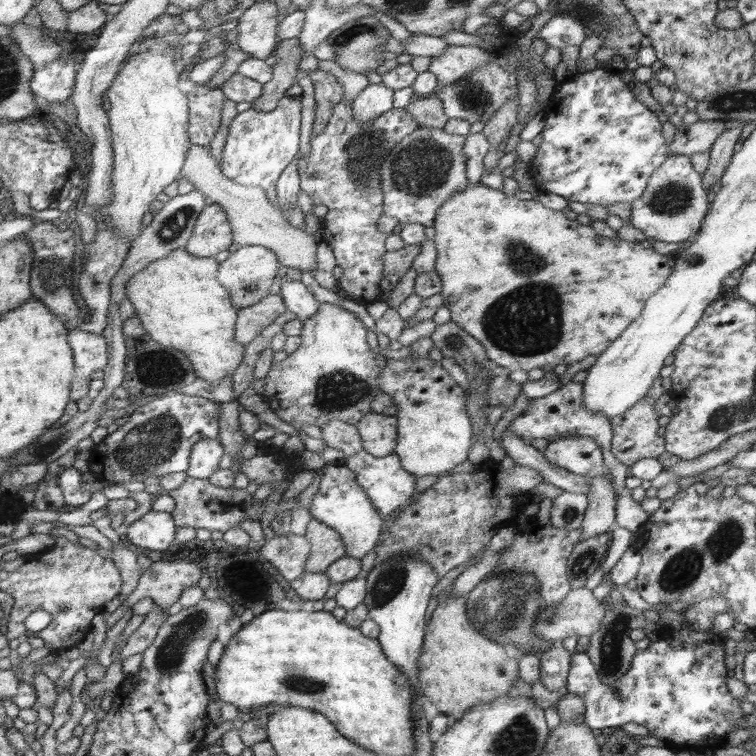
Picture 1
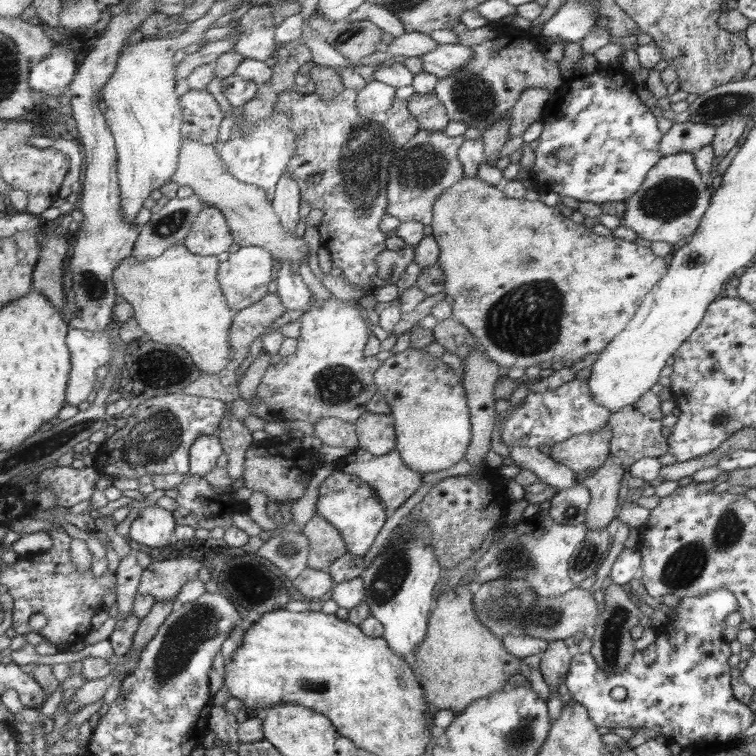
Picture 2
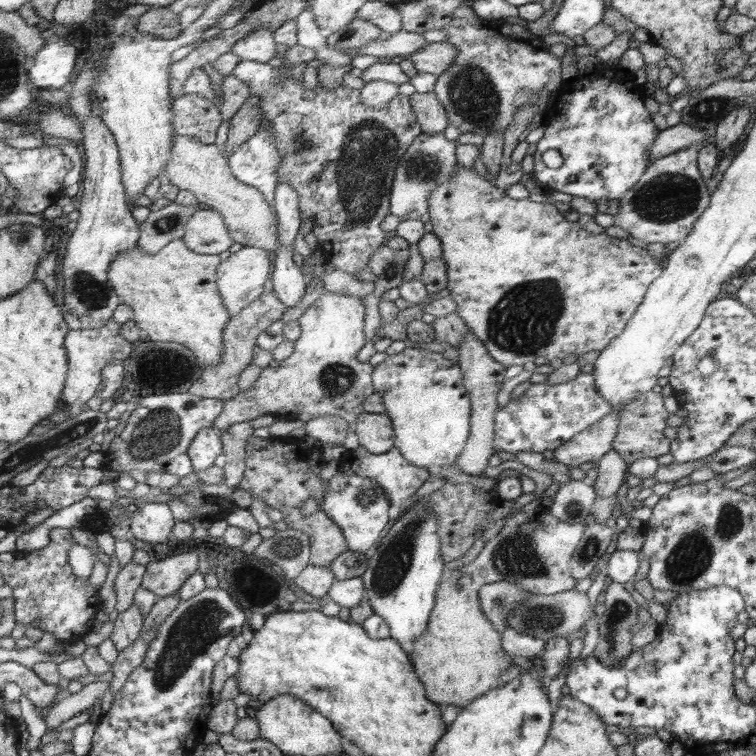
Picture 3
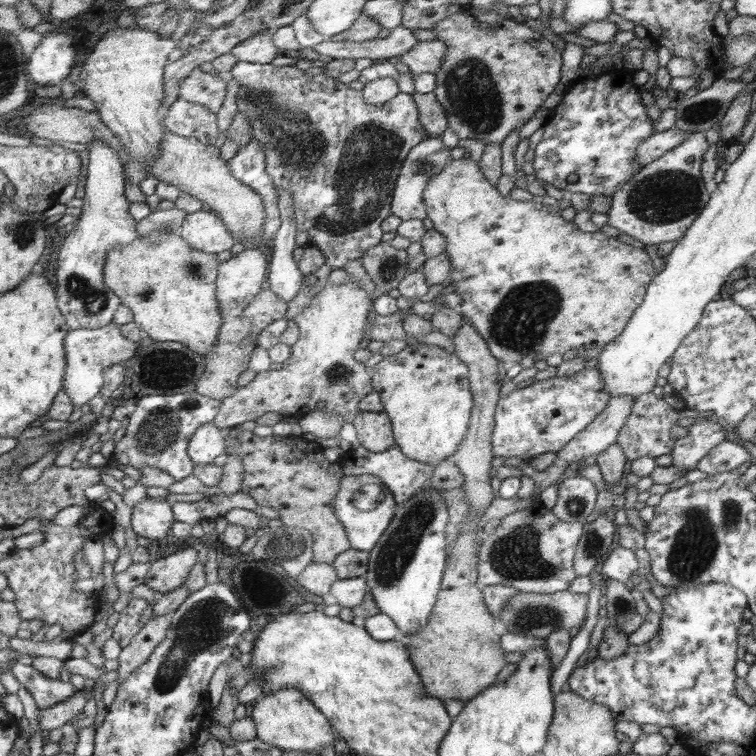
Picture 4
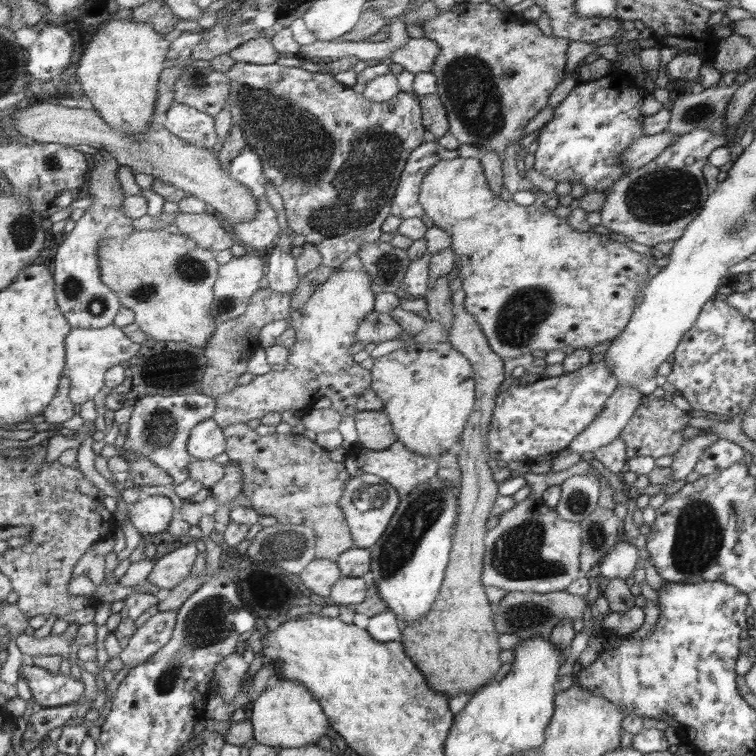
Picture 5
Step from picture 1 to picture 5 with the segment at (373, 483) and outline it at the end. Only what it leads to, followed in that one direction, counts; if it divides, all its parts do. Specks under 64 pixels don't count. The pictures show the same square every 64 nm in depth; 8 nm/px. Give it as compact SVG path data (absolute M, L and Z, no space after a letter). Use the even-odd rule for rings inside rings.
M397 441L386 450L368 449L362 446L353 446L347 452L346 459L343 461L346 468L352 476L358 475L376 475L382 477L382 480L388 481L392 487L396 488L400 496L406 495L418 487L418 484L425 483L432 479L438 470L438 462L435 457L424 457L420 453L410 451L405 444Z

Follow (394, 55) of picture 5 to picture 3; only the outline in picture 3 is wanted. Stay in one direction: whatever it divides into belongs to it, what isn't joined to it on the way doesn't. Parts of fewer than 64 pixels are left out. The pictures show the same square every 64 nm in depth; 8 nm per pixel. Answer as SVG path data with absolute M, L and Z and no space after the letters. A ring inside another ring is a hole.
M448 41L428 43L424 49L408 56L418 73L430 73L436 76L442 75L458 55L458 48Z

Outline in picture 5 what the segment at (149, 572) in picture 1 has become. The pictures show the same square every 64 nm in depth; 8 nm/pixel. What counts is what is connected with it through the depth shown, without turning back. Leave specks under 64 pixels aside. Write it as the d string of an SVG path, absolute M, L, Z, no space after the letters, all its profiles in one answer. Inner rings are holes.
M191 541L182 544L179 548L155 561L148 575L148 582L158 586L160 589L172 590L188 578L198 553L196 543Z

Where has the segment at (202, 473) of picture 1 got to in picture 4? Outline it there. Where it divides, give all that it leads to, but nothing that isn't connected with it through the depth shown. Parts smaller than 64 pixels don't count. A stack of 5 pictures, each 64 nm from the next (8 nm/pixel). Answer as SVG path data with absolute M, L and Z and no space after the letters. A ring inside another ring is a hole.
M213 422L198 428L190 439L188 453L194 464L210 464L220 454L225 454L226 430L217 428Z

